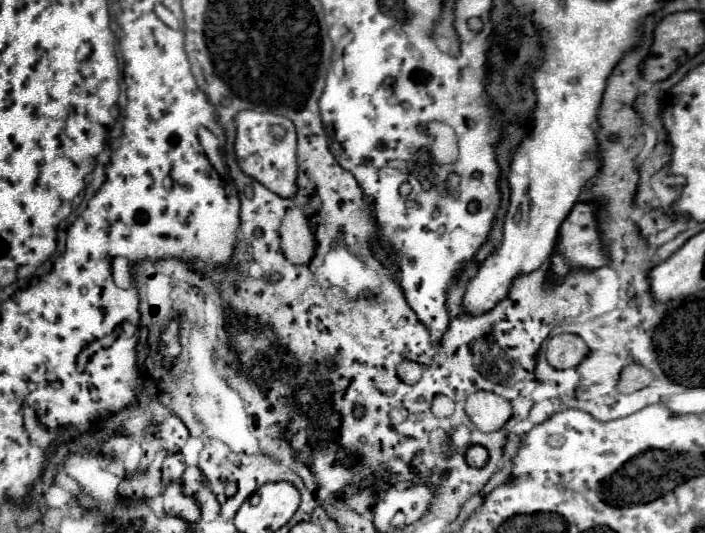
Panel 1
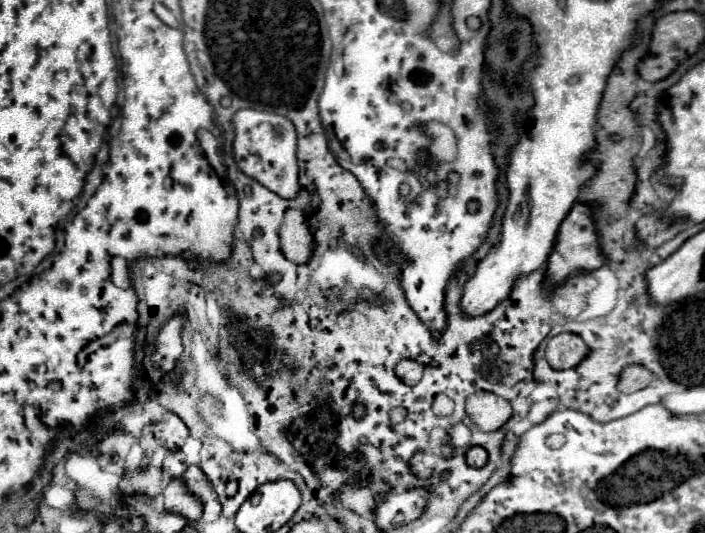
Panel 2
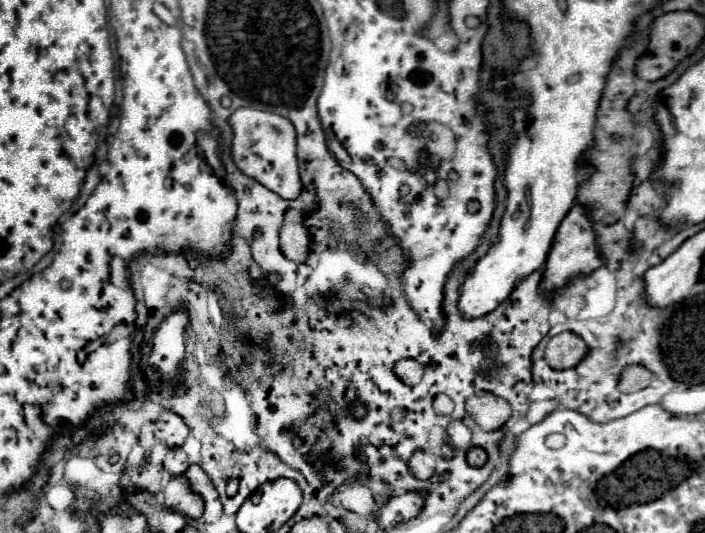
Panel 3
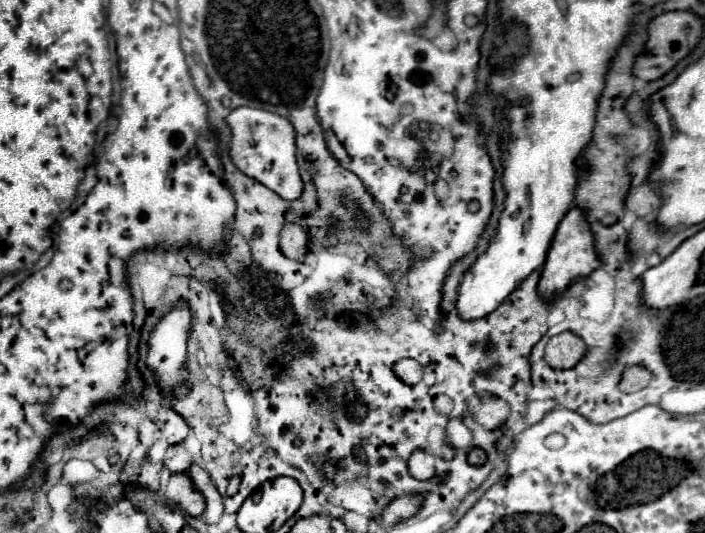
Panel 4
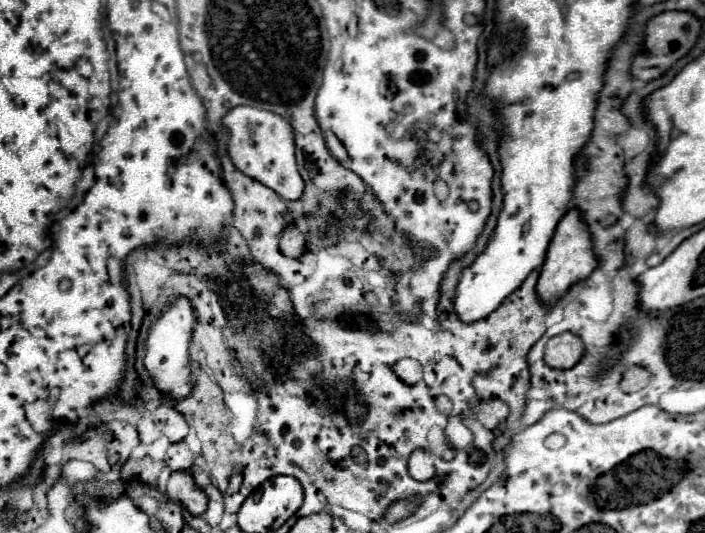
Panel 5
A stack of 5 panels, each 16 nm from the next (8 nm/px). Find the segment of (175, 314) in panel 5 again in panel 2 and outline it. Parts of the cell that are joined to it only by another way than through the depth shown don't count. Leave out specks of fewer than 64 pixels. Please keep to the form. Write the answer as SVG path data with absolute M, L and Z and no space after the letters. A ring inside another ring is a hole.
M182 316L170 318L162 326L162 330L156 338L156 352L154 352L152 360L156 364L160 364L160 368L166 372L172 372L176 366L176 360L182 356L182 336L180 336L182 322L184 322Z

